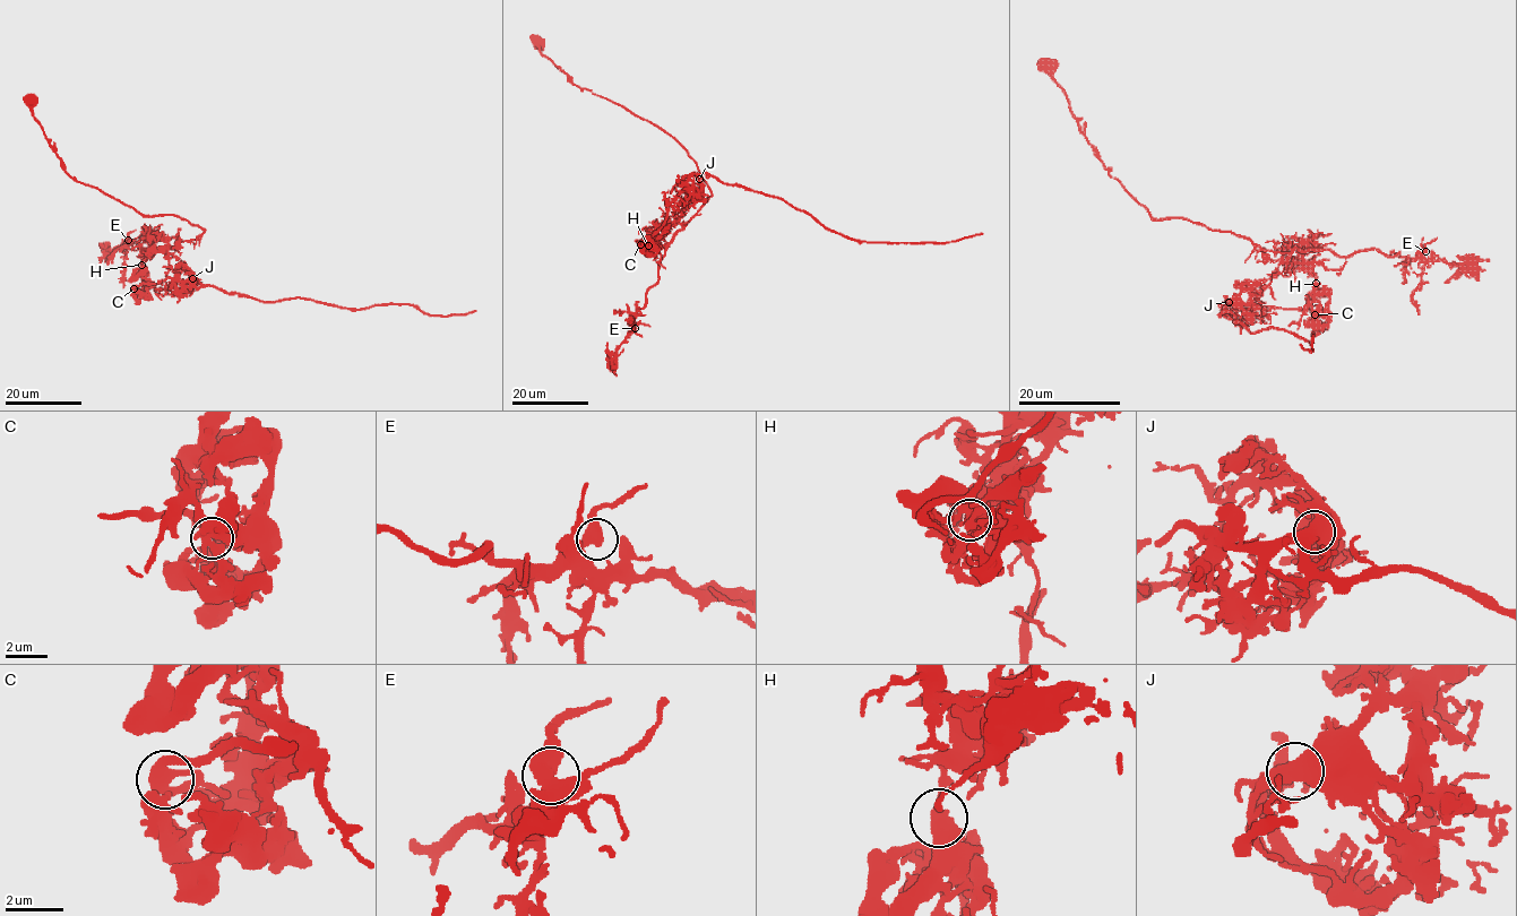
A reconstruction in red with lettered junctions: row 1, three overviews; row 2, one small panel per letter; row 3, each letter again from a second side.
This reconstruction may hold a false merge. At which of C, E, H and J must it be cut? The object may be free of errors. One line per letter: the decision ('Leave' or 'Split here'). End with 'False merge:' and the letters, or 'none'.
C: Leave
E: Leave
H: Split here
J: Leave
False merge: H

